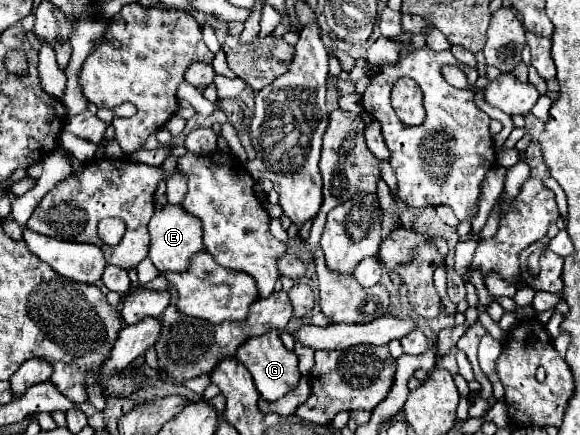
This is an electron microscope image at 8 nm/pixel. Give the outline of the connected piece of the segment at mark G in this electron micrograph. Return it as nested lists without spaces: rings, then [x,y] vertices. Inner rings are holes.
[[[269,329],[265,335],[259,335],[259,337],[249,337],[249,341],[245,341],[237,349],[235,357],[253,375],[257,391],[267,401],[285,397],[301,379],[301,375],[297,373],[297,355],[283,345],[283,341],[279,339],[279,333],[275,329]]]

